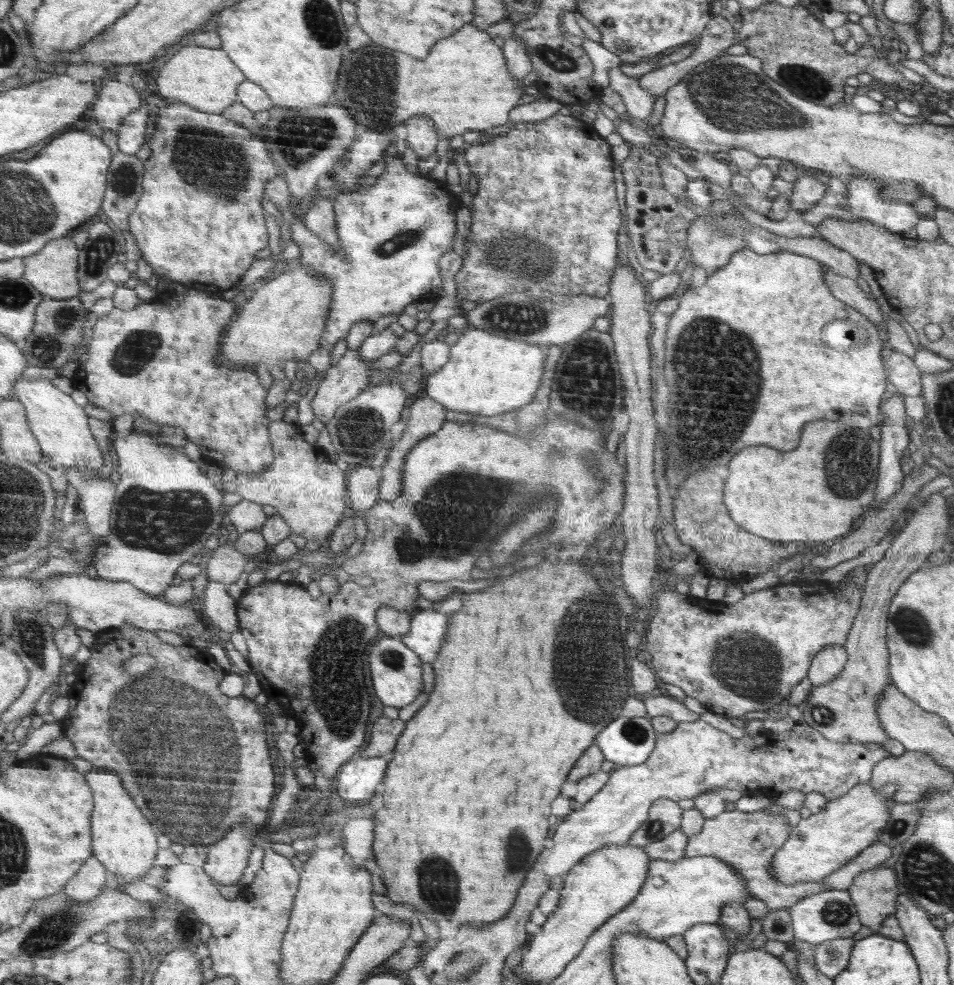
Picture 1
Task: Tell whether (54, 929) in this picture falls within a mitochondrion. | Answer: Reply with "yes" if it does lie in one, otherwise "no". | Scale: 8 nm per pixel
yes

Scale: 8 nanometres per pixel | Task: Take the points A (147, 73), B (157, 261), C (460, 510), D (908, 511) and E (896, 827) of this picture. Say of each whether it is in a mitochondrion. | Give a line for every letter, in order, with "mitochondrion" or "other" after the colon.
A: other
B: other
C: mitochondrion
D: other
E: mitochondrion

